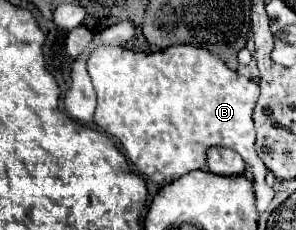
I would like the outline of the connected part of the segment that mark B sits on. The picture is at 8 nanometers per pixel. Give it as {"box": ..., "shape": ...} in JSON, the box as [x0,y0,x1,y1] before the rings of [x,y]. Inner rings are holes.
{"box":[87,44,275,214],"shape":[[[175,44],[173,48],[155,52],[135,52],[123,46],[99,46],[91,54],[87,70],[97,92],[95,124],[123,144],[129,160],[145,176],[155,182],[163,182],[173,176],[179,178],[187,172],[205,168],[209,148],[231,148],[241,154],[247,164],[251,164],[257,210],[259,214],[267,210],[275,192],[266,184],[267,168],[255,152],[253,110],[259,98],[259,84],[255,80],[229,70],[213,52],[207,52],[207,48],[191,44]]]}

